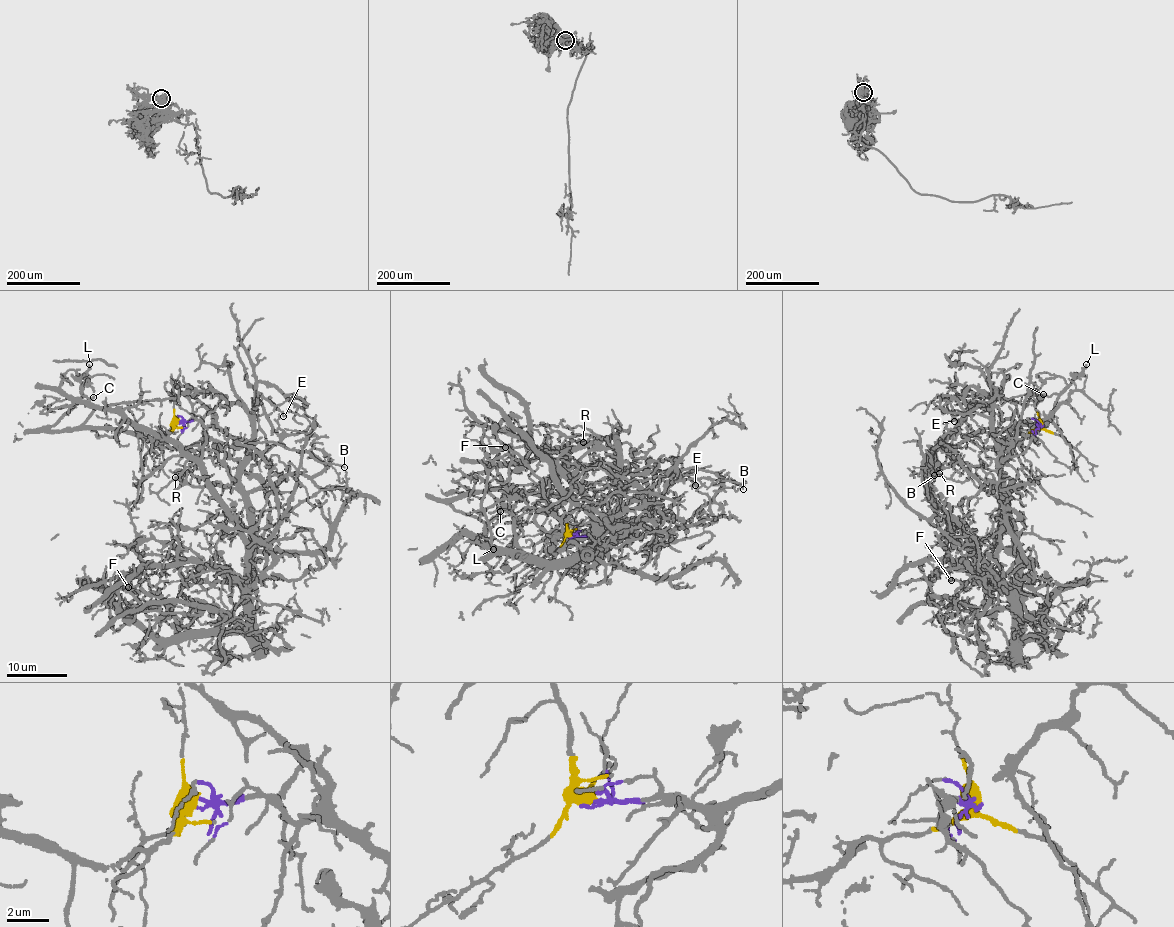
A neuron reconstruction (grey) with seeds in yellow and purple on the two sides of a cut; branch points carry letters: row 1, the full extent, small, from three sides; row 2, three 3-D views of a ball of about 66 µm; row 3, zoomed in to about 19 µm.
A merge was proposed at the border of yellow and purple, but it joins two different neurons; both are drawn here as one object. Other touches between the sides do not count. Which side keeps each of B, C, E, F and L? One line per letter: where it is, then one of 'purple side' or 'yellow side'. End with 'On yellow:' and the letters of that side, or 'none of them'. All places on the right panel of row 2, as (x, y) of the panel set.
B: (934, 475) | yellow side
C: (1043, 394) | yellow side
E: (954, 421) | purple side
F: (951, 580) | purple side
L: (1086, 364) | yellow side
On yellow: B, C, L

